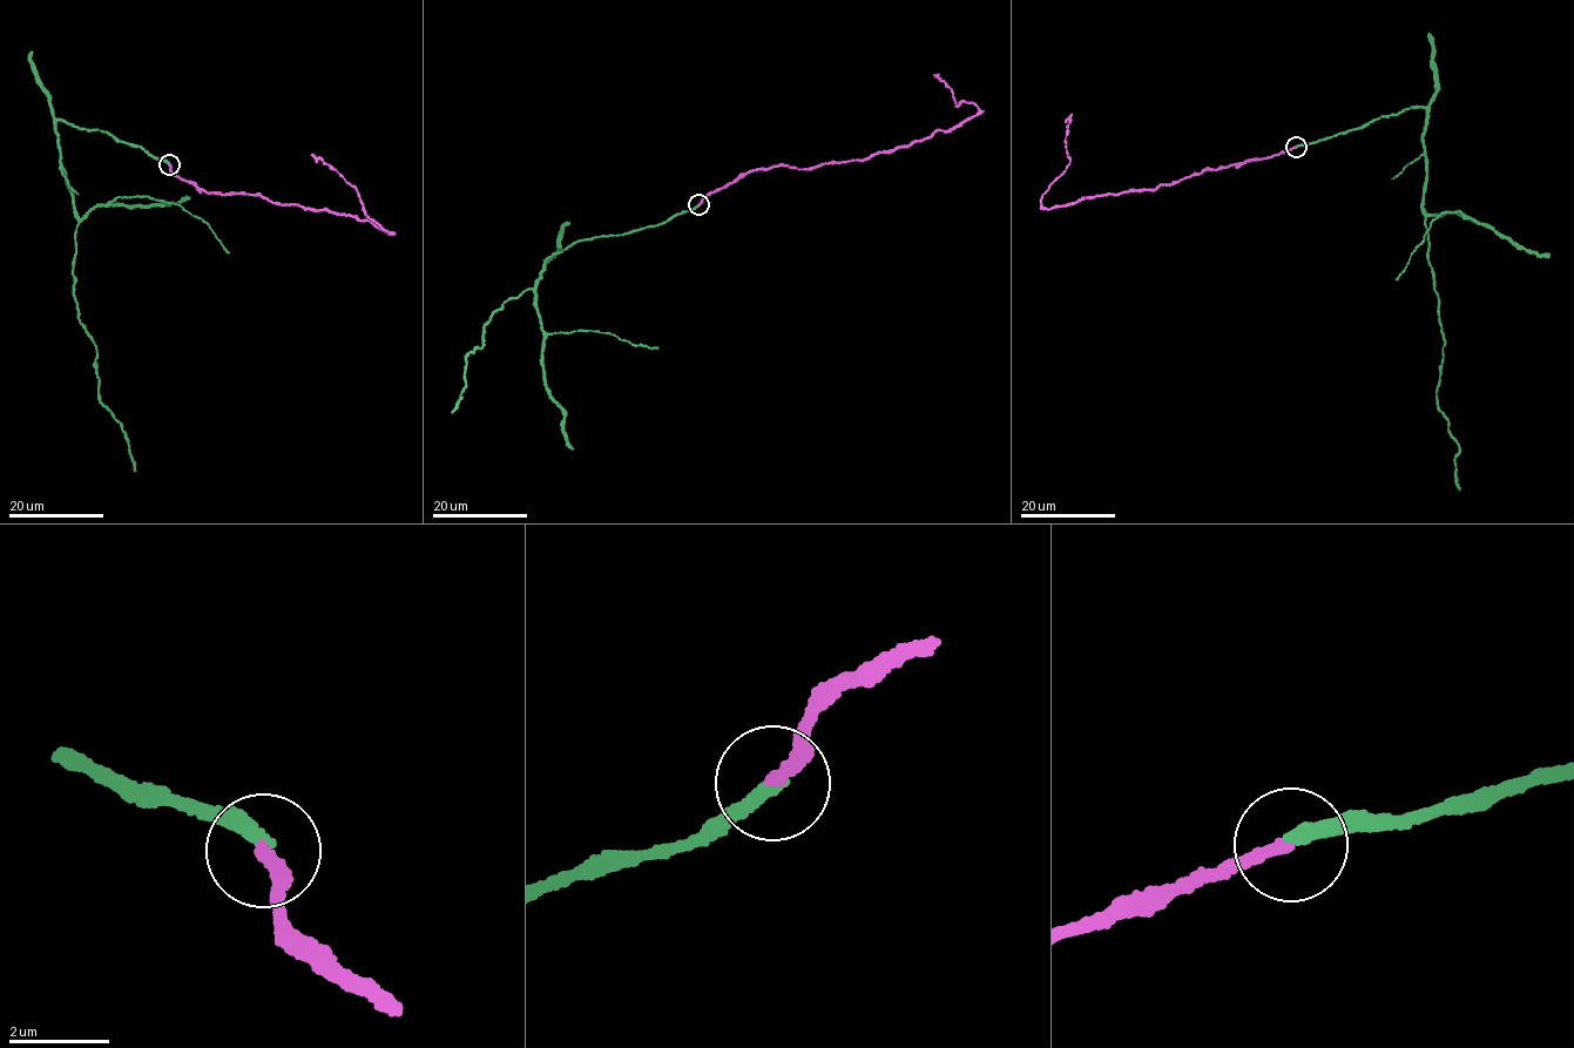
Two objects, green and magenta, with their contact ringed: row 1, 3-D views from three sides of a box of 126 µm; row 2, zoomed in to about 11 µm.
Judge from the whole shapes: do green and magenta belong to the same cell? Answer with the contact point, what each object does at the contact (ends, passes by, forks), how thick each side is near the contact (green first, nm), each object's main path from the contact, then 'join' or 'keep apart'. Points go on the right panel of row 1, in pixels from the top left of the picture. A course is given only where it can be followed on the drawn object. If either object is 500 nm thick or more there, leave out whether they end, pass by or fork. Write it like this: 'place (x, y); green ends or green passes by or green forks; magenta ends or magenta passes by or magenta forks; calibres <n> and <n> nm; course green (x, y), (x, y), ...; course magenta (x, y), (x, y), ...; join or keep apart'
place (1296, 147); green ends; magenta ends; calibres 300 and 280 nm; course green (1296, 147), (1410, 108), (1426, 109), (1427, 262), (1444, 343), (1437, 398), (1459, 450), (1454, 465), (1459, 489); course magenta (1296, 147), (1152, 190), (1085, 197), (1046, 209), (1040, 200), (1069, 161), (1065, 140), (1072, 114); join

